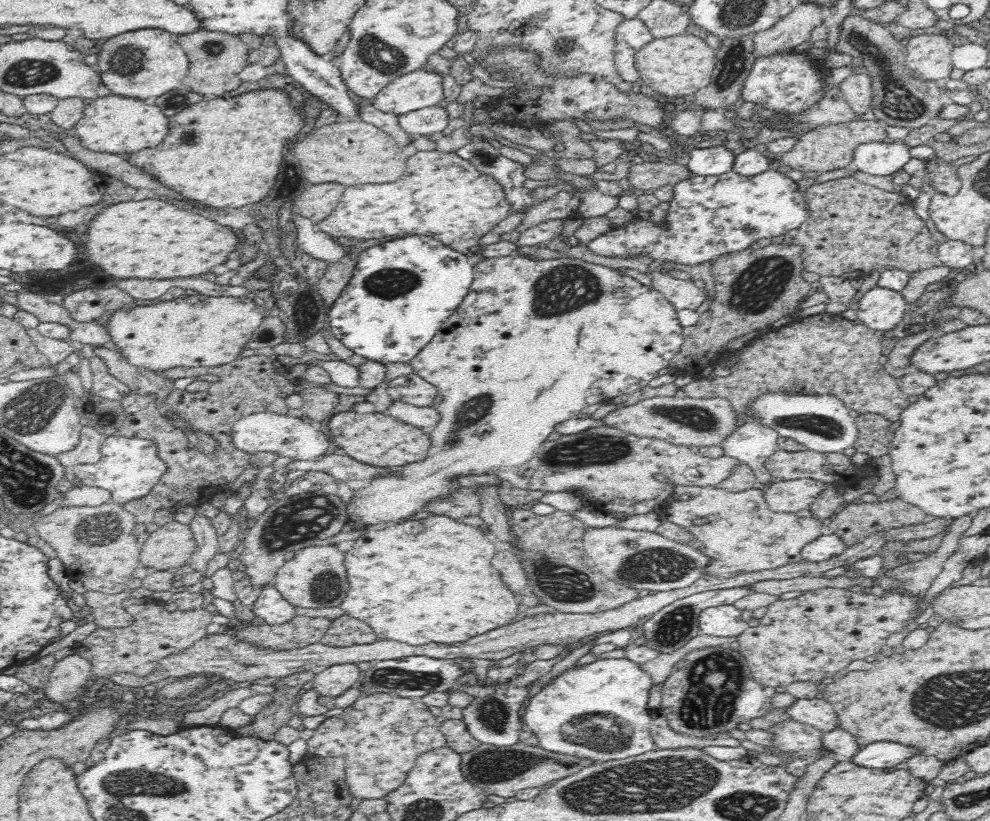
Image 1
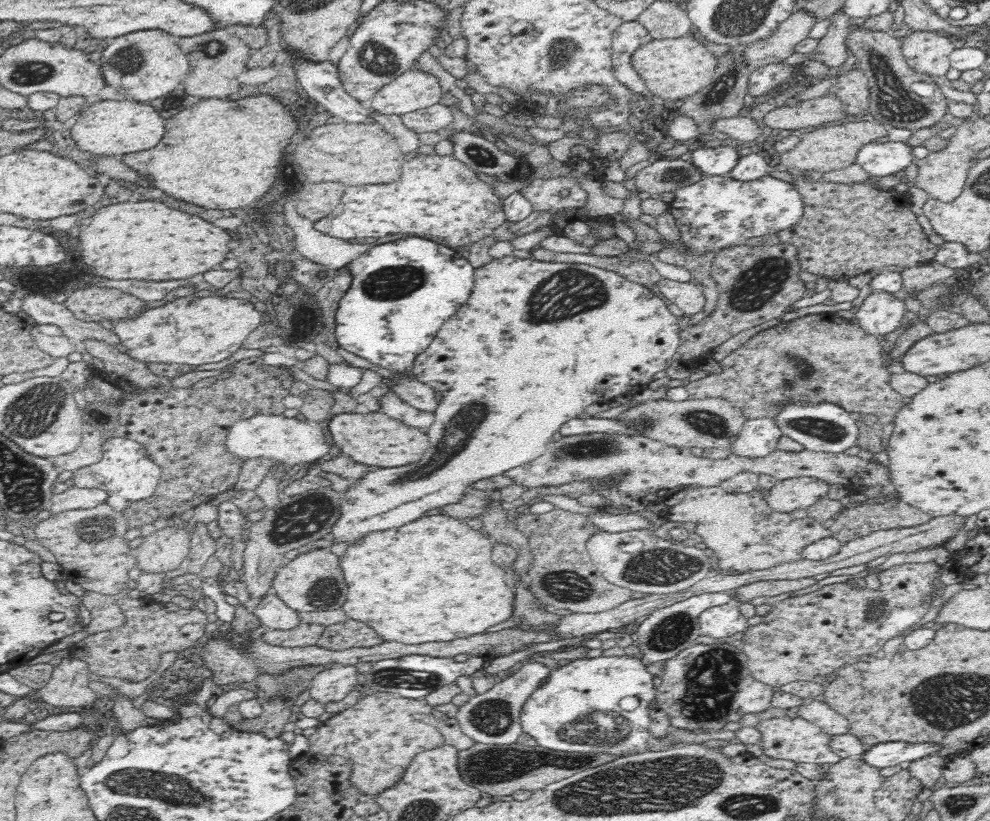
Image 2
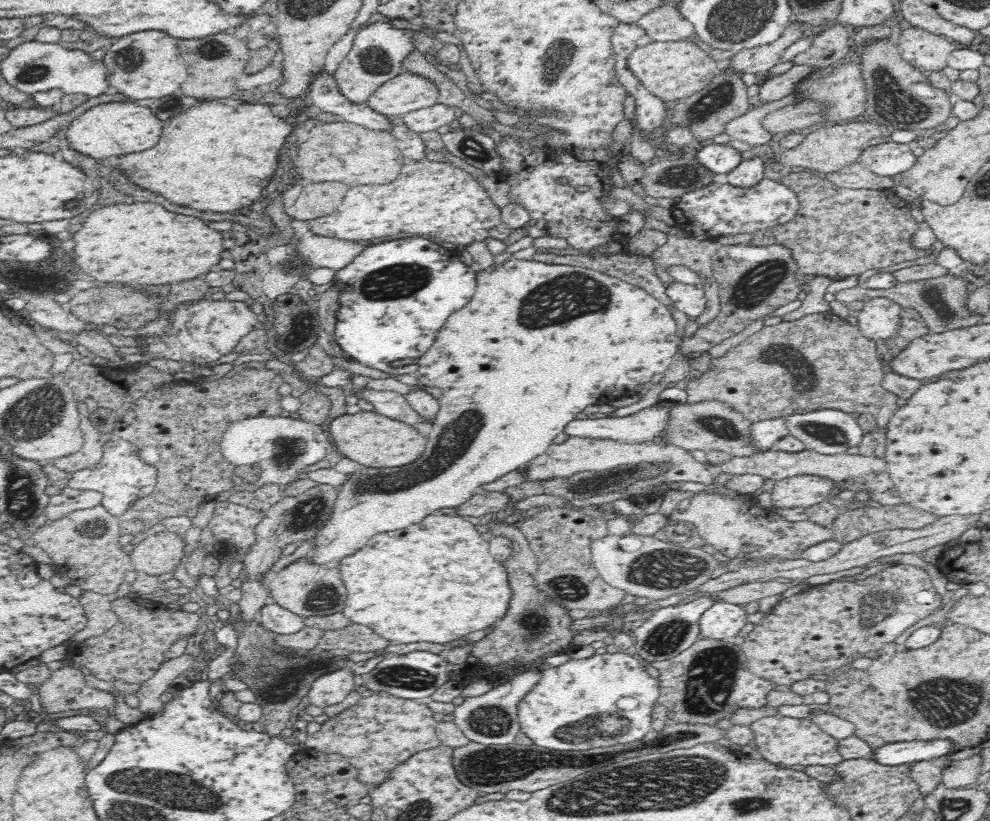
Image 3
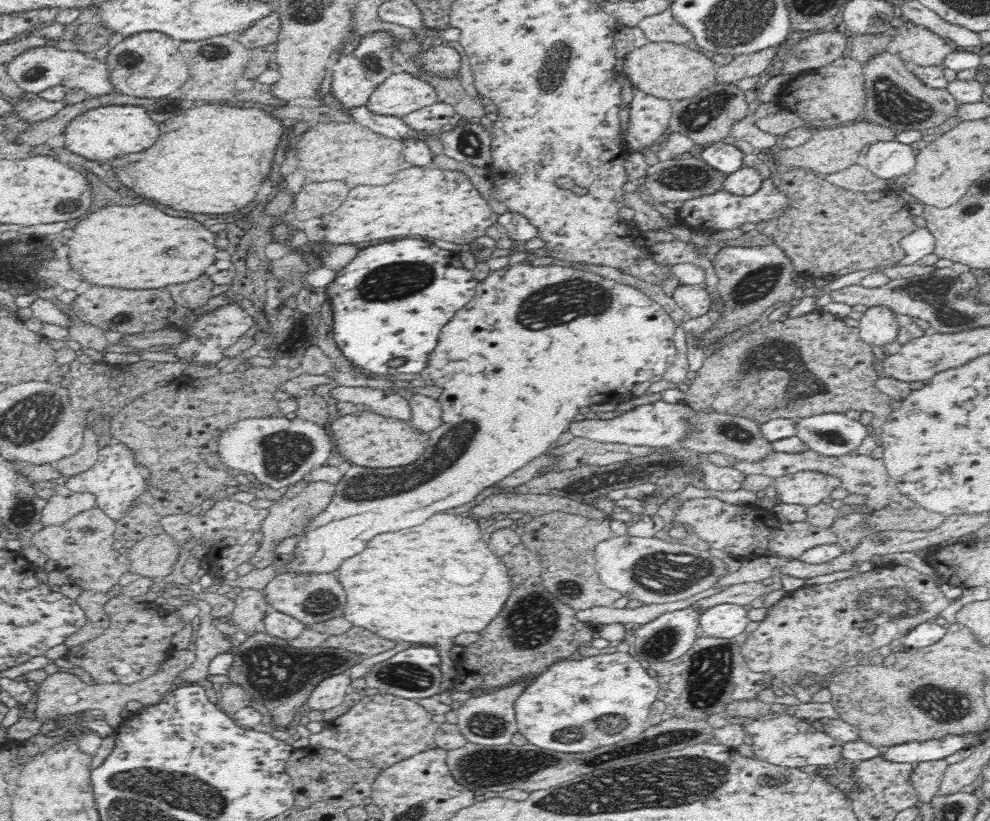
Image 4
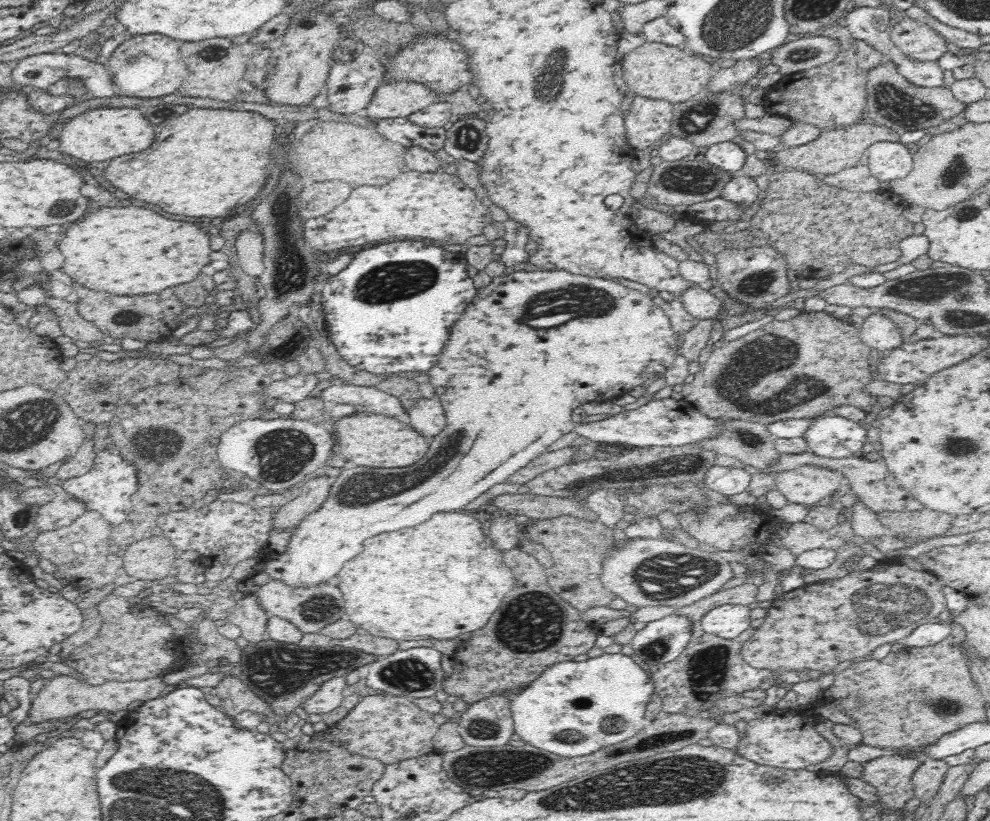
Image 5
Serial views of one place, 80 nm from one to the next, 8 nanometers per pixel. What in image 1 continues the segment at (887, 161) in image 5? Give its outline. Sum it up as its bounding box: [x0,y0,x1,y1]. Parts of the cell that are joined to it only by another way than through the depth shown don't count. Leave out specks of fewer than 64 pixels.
[854,141,911,176]

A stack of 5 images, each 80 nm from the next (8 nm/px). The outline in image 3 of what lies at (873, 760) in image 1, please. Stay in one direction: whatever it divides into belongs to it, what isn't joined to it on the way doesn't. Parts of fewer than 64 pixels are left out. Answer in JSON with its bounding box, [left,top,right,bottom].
[874,738,955,766]

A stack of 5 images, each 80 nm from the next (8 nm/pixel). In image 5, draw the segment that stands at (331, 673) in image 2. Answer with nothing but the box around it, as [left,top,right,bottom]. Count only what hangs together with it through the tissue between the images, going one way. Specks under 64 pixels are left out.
[302,677,345,716]

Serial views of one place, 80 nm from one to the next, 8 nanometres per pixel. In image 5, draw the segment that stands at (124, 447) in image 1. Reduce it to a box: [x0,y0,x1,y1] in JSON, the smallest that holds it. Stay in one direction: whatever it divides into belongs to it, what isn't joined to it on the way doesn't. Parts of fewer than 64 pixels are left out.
[61,446,138,526]

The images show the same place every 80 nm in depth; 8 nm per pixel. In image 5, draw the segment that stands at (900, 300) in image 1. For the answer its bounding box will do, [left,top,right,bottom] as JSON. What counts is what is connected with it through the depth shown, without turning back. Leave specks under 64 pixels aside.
[859,313,904,354]

